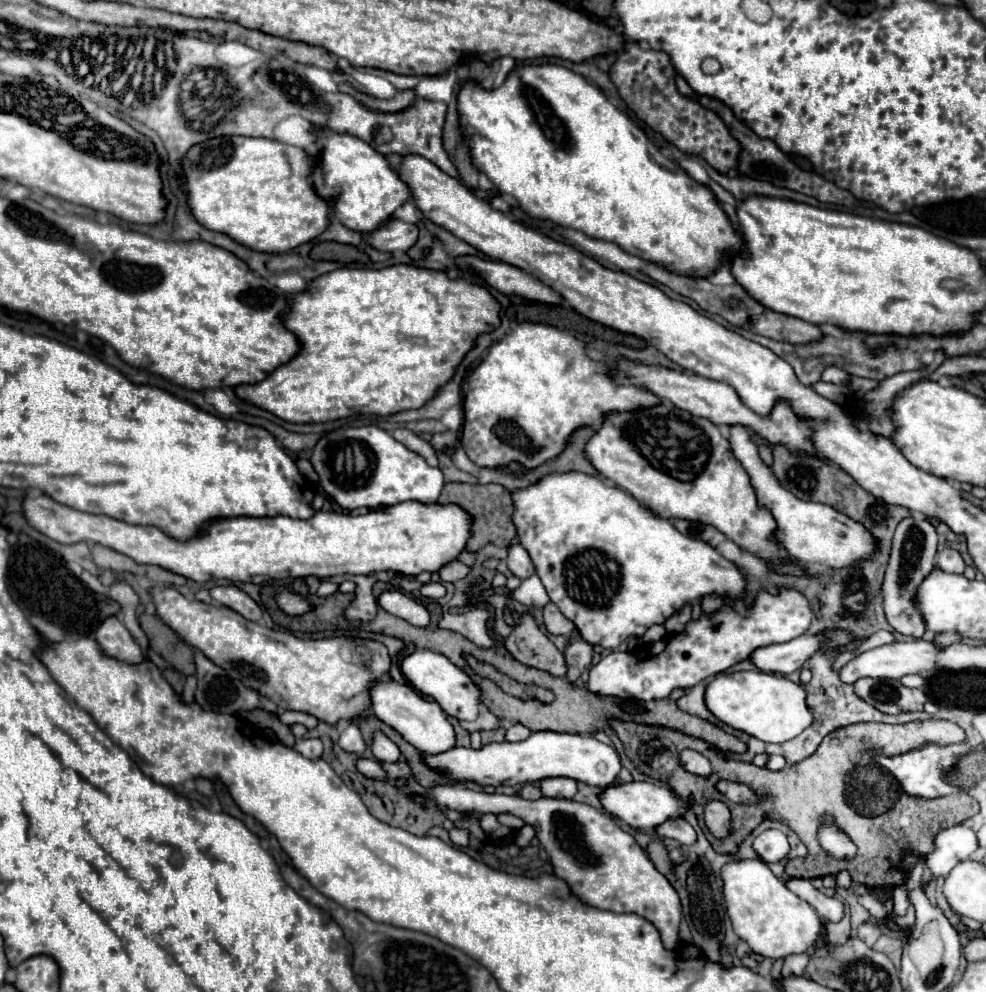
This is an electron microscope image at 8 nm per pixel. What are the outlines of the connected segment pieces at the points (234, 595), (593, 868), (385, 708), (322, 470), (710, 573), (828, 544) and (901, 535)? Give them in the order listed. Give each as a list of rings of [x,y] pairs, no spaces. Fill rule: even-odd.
[[[220,585],[220,587],[212,587],[210,595],[214,601],[218,601],[224,607],[234,609],[236,613],[240,613],[242,617],[250,619],[250,621],[260,621],[260,607],[256,605],[256,601],[252,601],[242,589],[238,589],[236,585]]]
[[[438,785],[432,789],[430,799],[438,807],[484,813],[512,813],[522,817],[528,825],[534,827],[540,845],[550,855],[554,875],[568,881],[572,891],[592,907],[608,909],[616,913],[636,913],[652,921],[662,941],[668,949],[676,949],[680,943],[678,925],[682,919],[680,897],[674,887],[666,881],[662,873],[656,871],[646,851],[634,841],[634,837],[618,827],[618,823],[606,817],[602,811],[576,803],[570,799],[550,799],[542,797],[536,801],[526,801],[522,797],[508,797],[498,793],[478,793],[462,785]]]
[[[390,677],[376,679],[376,683],[370,685],[370,713],[382,719],[386,725],[394,727],[408,743],[418,747],[426,755],[436,755],[444,753],[454,747],[454,729],[448,723],[448,717],[444,711],[434,703],[426,701],[418,691],[414,691],[410,685],[396,683]]]
[[[376,425],[342,427],[330,435],[322,435],[312,447],[310,463],[318,473],[322,489],[342,509],[380,509],[404,501],[436,503],[444,487],[444,475],[438,467],[430,467],[424,457],[406,449],[390,433]]]
[[[578,471],[548,473],[526,489],[512,491],[512,503],[520,545],[530,553],[550,601],[578,627],[590,645],[616,649],[628,637],[642,637],[646,629],[664,623],[684,603],[692,603],[706,593],[744,595],[746,581],[732,561],[724,559],[708,543],[682,535],[670,521],[656,517],[630,493],[600,477]]]
[[[730,425],[730,447],[740,465],[748,471],[750,483],[756,491],[756,499],[760,507],[768,507],[776,521],[774,539],[776,543],[798,563],[820,563],[830,569],[846,567],[850,563],[858,563],[876,551],[876,539],[866,531],[860,523],[852,521],[844,513],[828,507],[824,503],[808,503],[796,499],[782,483],[772,475],[772,469],[760,459],[758,445],[754,443],[750,429],[744,425]]]
[[[908,515],[906,519],[898,523],[894,539],[892,539],[892,555],[890,555],[890,563],[886,569],[882,589],[884,589],[886,619],[892,625],[892,629],[902,635],[920,637],[924,633],[924,621],[916,613],[912,599],[916,595],[916,587],[934,569],[936,549],[938,549],[938,533],[936,533],[936,527],[926,517]]]

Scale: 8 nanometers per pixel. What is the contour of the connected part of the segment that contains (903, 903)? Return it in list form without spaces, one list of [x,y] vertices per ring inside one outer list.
[[[896,887],[894,893],[892,893],[892,897],[894,897],[896,913],[898,913],[898,915],[904,915],[904,913],[906,913],[906,907],[908,907],[908,893],[906,893],[902,887]]]

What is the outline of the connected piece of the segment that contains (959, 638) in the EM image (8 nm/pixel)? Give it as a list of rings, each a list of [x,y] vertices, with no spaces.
[[[948,631],[948,633],[936,633],[934,639],[932,639],[932,643],[934,643],[936,649],[946,649],[946,647],[950,647],[954,643],[962,643],[962,641],[964,641],[964,635],[952,633],[952,631]]]

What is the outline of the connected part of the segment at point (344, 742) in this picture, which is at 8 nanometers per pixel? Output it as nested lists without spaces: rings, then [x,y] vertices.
[[[350,723],[350,725],[340,733],[338,743],[340,743],[340,747],[342,747],[344,751],[348,751],[348,753],[358,753],[358,755],[360,755],[360,753],[366,749],[366,743],[364,743],[362,733],[360,733],[360,729],[358,729],[356,723]]]

